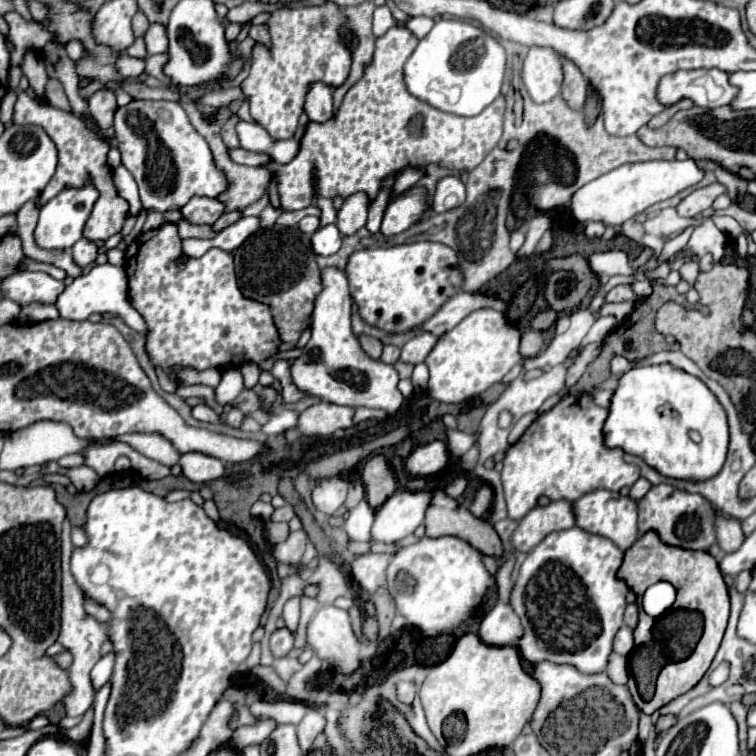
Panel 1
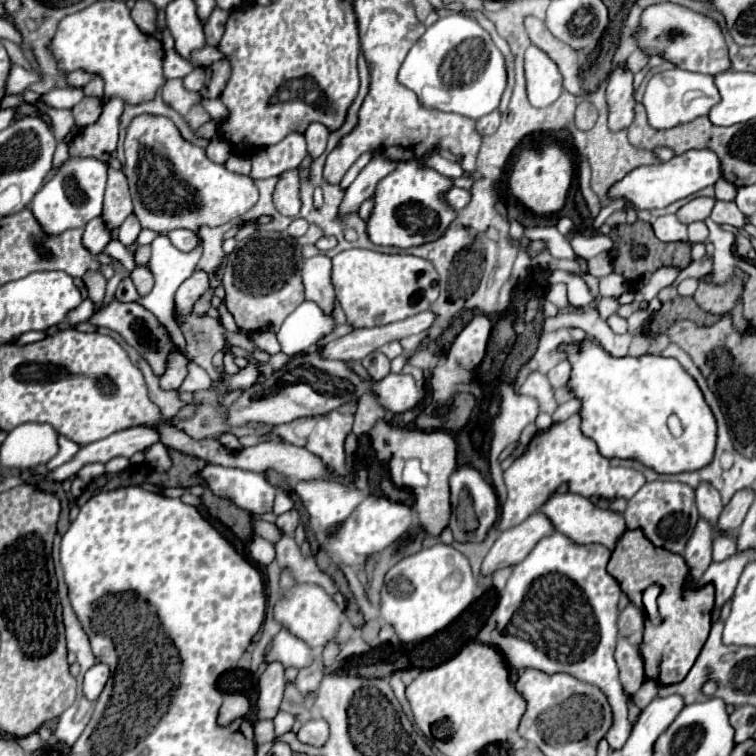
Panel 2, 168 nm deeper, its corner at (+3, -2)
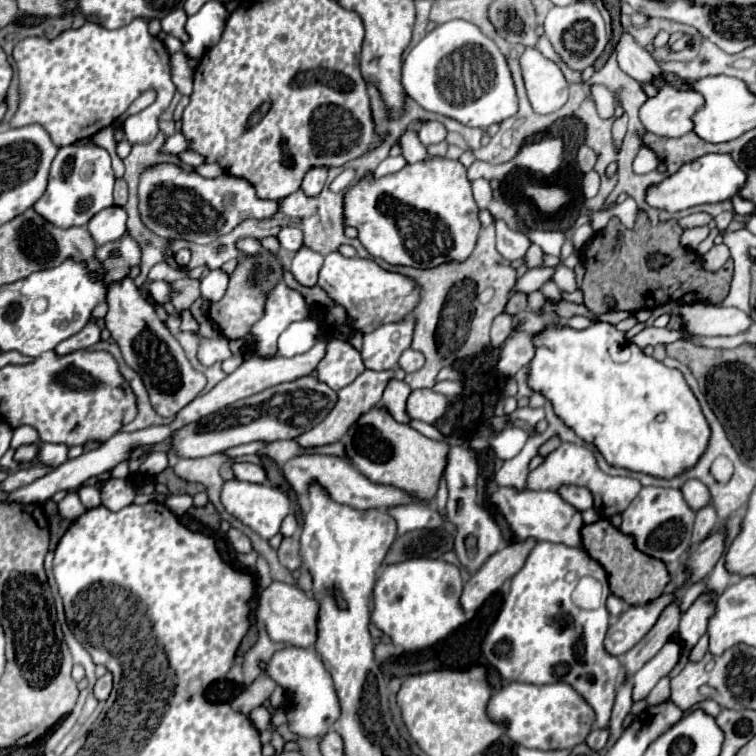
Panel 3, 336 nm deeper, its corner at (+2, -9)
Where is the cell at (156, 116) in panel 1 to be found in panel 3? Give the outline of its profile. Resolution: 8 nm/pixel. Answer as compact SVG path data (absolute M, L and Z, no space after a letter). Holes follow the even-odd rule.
M160 162L140 174L138 210L146 228L160 238L188 240L196 244L210 244L234 230L248 218L268 218L276 212L278 202L262 200L250 182L222 174L218 178L204 178L198 172L186 172L178 164Z

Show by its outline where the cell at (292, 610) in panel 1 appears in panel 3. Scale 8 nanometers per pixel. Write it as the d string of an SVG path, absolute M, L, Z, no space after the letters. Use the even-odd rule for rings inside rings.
M284 646L282 650L274 652L274 656L266 662L266 674L276 684L288 688L290 728L298 736L320 738L330 730L334 720L338 720L340 704L338 704L338 698L334 692L334 684L330 680L330 674L324 668L320 656L314 652L314 648Z

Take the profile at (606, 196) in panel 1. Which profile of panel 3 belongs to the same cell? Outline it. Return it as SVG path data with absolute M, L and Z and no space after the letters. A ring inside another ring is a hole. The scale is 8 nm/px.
M704 154L698 160L684 164L676 174L666 176L662 182L648 186L646 202L652 208L666 212L678 212L708 202L724 202L738 194L738 188L742 188L744 180L746 174L734 164L734 160L728 154Z

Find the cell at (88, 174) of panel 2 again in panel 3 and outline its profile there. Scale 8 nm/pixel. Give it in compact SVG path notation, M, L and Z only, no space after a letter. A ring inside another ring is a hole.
M96 144L88 146L62 146L52 162L50 180L44 196L34 204L34 210L58 228L86 226L100 210L112 206L114 172L110 156Z

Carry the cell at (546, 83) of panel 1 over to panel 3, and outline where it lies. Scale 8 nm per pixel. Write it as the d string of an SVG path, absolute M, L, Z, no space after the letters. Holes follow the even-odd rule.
M526 48L520 58L528 100L538 114L552 114L568 100L568 82L562 70L536 48Z

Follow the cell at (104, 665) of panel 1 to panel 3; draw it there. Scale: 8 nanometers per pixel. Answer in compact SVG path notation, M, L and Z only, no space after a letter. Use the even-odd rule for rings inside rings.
M106 672L94 684L94 696L96 696L96 700L106 700L108 694L110 694L110 690L112 690L112 676L110 676L110 672Z

